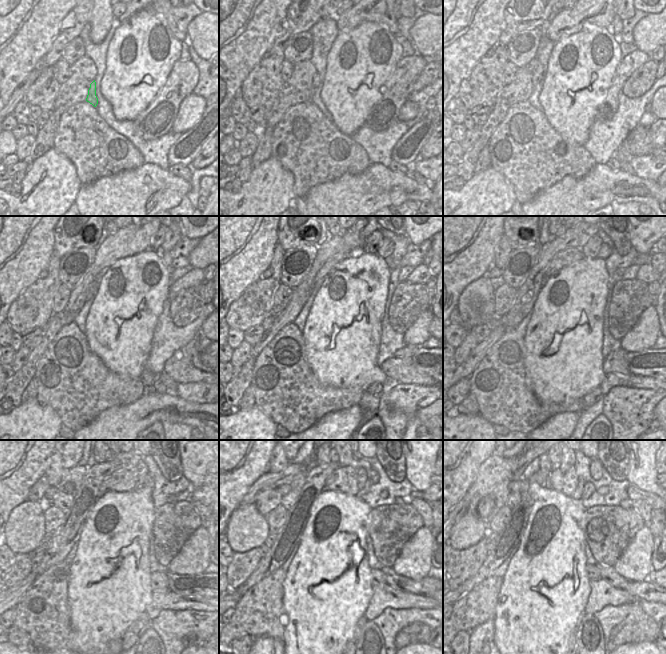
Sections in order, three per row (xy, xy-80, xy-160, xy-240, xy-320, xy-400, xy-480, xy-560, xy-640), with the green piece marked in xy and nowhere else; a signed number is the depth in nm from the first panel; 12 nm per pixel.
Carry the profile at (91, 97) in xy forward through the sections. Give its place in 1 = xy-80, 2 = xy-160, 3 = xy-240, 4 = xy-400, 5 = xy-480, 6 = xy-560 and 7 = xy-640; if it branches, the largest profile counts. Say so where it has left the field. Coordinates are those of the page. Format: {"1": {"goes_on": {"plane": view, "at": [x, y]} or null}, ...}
{"1": {"goes_on": {"plane": "xy-80", "at": [315, 80]}}, "2": {"goes_on": {"plane": "xy-160", "at": [537, 74]}}, "3": {"goes_on": {"plane": "xy-240", "at": [93, 288]}}, "4": {"goes_on": {"plane": "xy-400", "at": [564, 258]}}, "5": {"goes_on": {"plane": "xy-480", "at": [122, 480]}}, "6": {"goes_on": {"plane": "xy-560", "at": [343, 479]}}, "7": {"goes_on": {"plane": "xy-640", "at": [565, 483]}}}

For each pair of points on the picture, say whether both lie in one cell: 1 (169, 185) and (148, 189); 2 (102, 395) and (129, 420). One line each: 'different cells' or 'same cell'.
1: same cell
2: different cells

